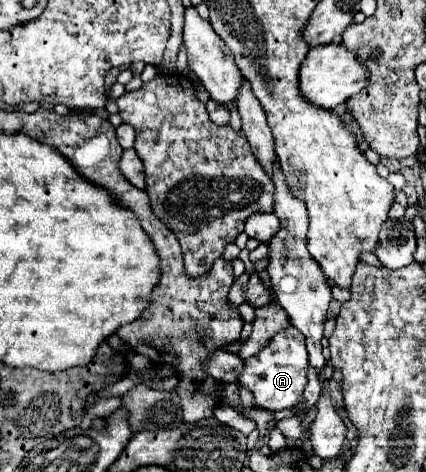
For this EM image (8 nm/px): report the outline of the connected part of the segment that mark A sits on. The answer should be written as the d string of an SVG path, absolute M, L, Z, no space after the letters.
M293 325L285 331L279 331L271 343L261 349L257 355L245 359L245 369L239 375L239 385L245 385L253 391L255 403L269 411L279 411L285 407L293 407L303 399L303 389L307 385L305 369L309 367L305 337Z

